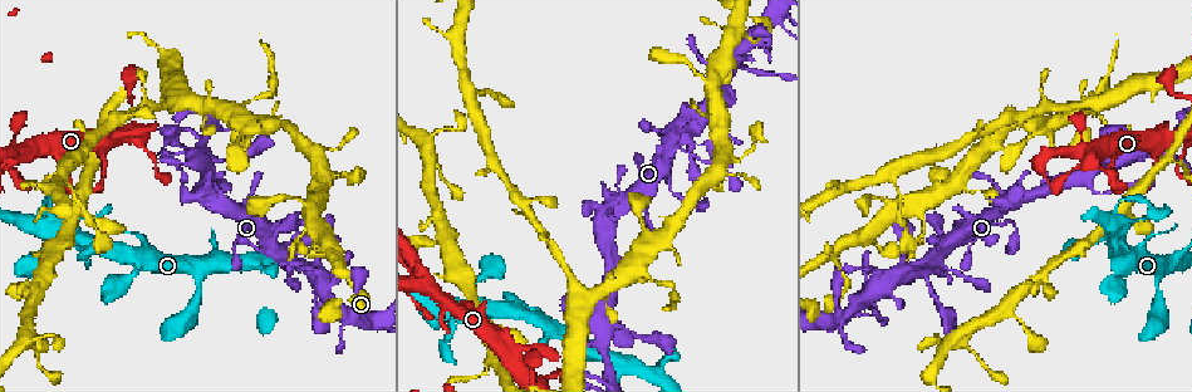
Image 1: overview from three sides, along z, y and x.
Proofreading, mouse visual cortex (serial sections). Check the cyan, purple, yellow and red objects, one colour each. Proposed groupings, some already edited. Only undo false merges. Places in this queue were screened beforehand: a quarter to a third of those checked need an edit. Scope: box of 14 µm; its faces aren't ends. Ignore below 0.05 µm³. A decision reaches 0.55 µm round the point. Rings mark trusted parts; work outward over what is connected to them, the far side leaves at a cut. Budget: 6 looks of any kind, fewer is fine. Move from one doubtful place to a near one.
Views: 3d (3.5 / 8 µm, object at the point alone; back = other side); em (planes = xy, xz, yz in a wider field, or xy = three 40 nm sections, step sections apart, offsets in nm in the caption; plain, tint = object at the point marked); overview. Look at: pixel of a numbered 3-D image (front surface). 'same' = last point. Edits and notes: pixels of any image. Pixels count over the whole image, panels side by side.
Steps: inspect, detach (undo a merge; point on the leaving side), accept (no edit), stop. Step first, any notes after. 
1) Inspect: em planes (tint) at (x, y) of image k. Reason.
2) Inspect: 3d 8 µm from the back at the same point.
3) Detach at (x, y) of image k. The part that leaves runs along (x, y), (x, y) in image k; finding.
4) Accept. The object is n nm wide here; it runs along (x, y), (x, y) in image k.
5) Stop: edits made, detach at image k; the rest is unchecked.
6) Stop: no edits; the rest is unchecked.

Inspect: 3d 3.5 µm from the back at (271, 92) of image 1.

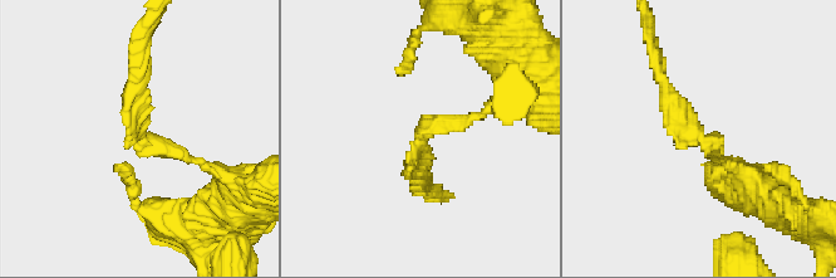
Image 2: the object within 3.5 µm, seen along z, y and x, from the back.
Inspect: em xy step 3 (tint) at (421, 132) of image 2. The arms are 150, 200 nm wide.

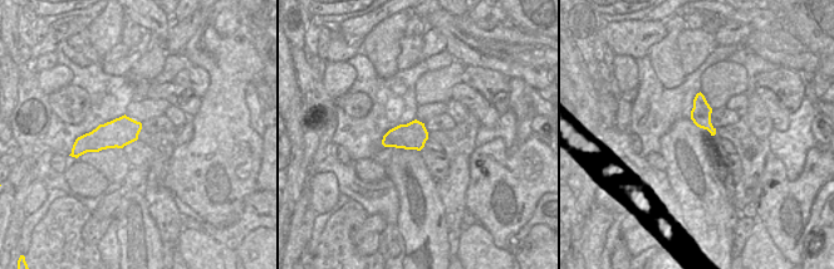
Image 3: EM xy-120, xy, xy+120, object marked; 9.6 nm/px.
Detach at (147, 98) of image 2. The object is 260 nm wide here; the part that leaves runs along (141, 133), (133, 98), (141, 29) in image 2; two cells meet here.

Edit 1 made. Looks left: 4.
Inspect: overview. See it whole again.

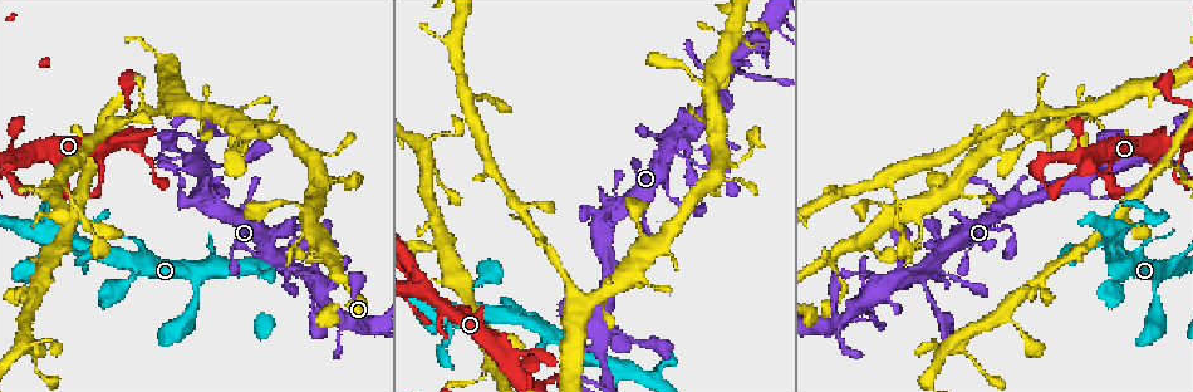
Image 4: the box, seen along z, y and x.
Inspect: 3d 3.5 µm from the back at (591, 345) of image 4.

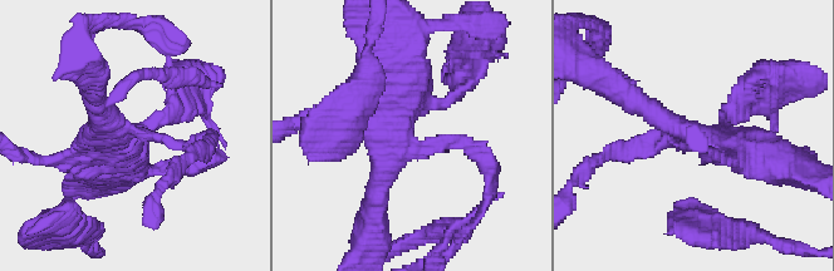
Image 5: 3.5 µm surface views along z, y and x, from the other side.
Inspect: em xy step 1 (tint) at (125, 134) of image 5. 3 arms meet here; the arms are 150, 300, 500 nm wide.

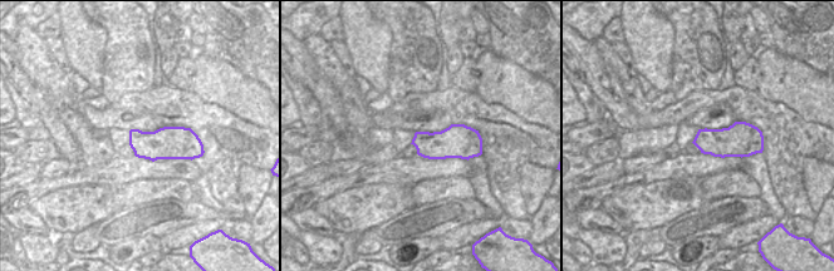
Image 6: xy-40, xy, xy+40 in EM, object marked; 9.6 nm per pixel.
Accept. It runs along (396, 70), (400, 134), (481, 154) in image 5; one cell here.

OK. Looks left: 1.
Stop: edits made, detach at image 2; the rest is unchecked.

